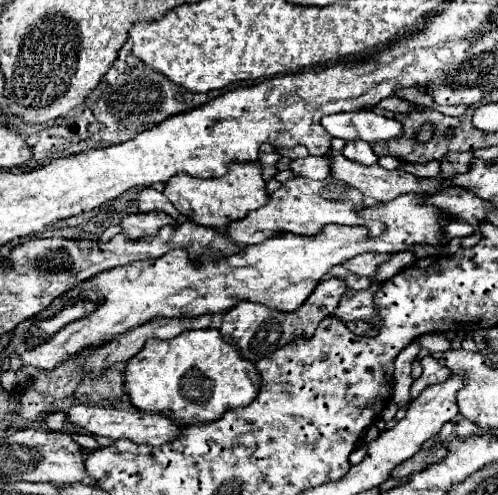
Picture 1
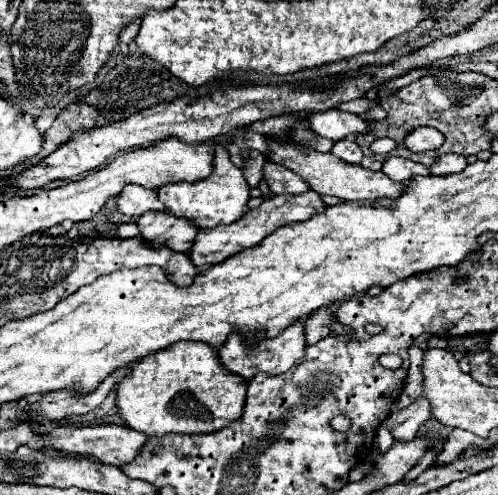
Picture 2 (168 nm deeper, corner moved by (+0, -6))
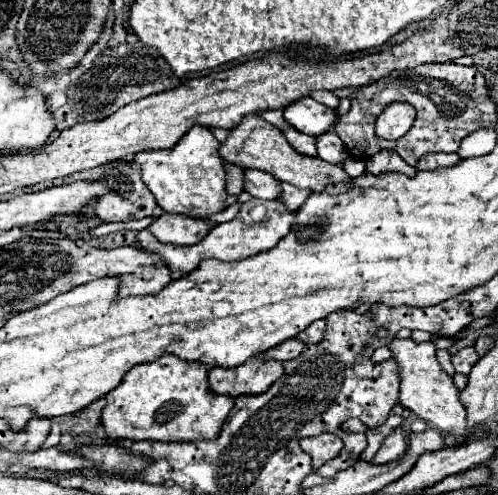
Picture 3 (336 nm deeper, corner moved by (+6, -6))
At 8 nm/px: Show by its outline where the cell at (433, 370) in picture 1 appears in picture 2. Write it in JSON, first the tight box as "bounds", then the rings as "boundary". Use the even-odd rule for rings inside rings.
{"bounds":[384,398,430,442],"boundary":[[[418,398],[408,408],[394,412],[386,418],[384,426],[390,430],[394,440],[408,442],[412,436],[416,436],[418,428],[430,418],[430,402],[426,398]]]}

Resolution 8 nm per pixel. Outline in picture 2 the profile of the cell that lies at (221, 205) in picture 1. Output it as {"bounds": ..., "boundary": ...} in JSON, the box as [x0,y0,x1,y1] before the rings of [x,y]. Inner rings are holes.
{"bounds":[158,144,250,228],"boundary":[[[218,144],[214,148],[214,170],[208,178],[192,184],[190,182],[164,184],[162,188],[158,188],[158,198],[168,212],[194,222],[198,228],[214,228],[218,224],[232,224],[238,218],[242,218],[244,212],[248,212],[250,186],[246,184],[242,170],[230,162],[230,154],[226,146]]]}

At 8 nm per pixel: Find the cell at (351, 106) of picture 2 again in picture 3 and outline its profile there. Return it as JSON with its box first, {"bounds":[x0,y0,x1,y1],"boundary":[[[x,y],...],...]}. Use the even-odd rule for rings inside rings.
{"bounds":[310,90,340,108],"boundary":[[[318,90],[318,92],[312,92],[310,96],[312,96],[314,100],[318,100],[320,104],[328,106],[328,108],[338,108],[338,104],[340,104],[340,98],[338,98],[336,94],[332,94],[332,92],[324,92],[324,90]]]}

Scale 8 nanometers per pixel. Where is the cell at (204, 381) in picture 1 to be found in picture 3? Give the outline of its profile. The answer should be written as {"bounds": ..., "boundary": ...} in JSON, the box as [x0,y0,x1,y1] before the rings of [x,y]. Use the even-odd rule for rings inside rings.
{"bounds":[102,354,234,442],"boundary":[[[164,354],[154,362],[128,370],[122,382],[106,394],[102,424],[108,438],[162,442],[210,440],[220,434],[232,406],[234,398],[210,390],[202,362],[186,362],[174,354]]]}

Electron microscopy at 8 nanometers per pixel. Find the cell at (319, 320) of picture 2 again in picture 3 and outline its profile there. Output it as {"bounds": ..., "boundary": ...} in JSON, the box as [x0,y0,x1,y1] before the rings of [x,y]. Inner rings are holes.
{"bounds":[270,338,308,362],"boundary":[[[292,338],[292,340],[286,340],[286,342],[282,342],[282,344],[274,346],[274,348],[270,348],[270,358],[274,358],[274,360],[284,360],[284,362],[286,362],[286,360],[296,358],[306,346],[308,346],[306,342],[302,342],[302,340],[298,340],[298,338]]]}

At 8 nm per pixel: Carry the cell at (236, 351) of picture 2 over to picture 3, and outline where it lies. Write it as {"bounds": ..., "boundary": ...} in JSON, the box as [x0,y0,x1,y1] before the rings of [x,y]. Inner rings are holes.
{"bounds":[210,354,284,394],"boundary":[[[262,354],[252,356],[236,368],[210,368],[210,388],[218,394],[262,394],[284,374],[284,362],[264,360]]]}

